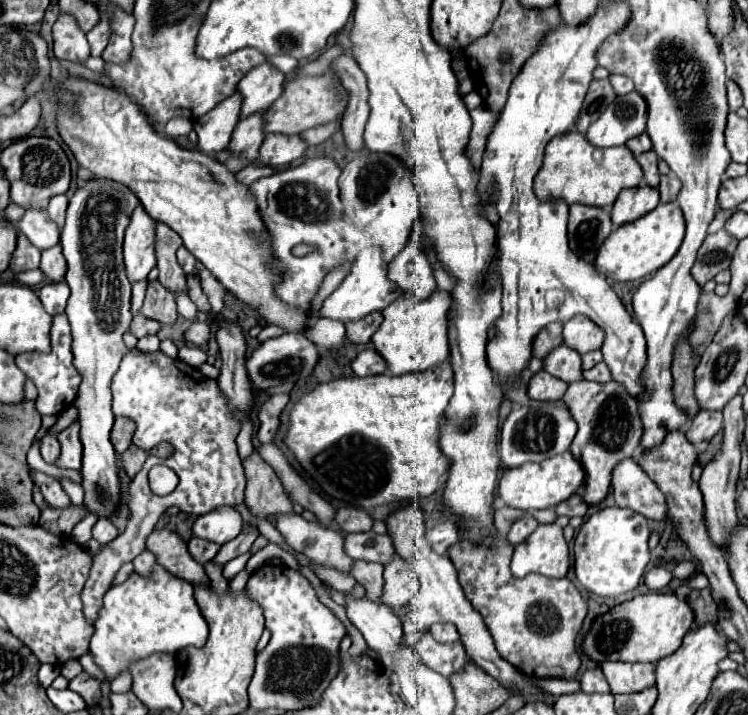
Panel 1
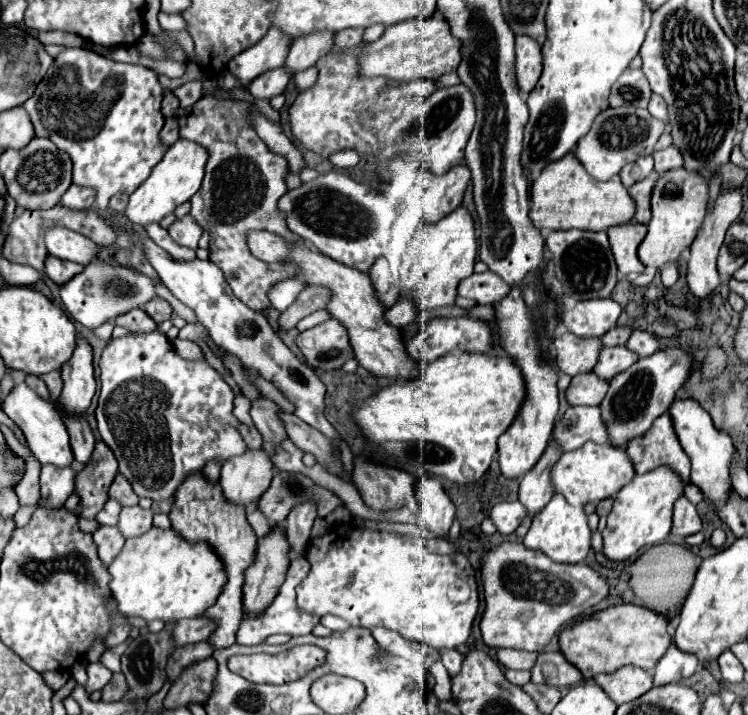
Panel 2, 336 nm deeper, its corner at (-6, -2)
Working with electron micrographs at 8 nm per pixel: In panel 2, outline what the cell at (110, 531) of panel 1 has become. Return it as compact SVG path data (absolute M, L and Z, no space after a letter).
M140 505L122 507L116 527L124 535L124 539L140 537L140 535L144 535L144 533L148 533L152 529L152 517L154 517L154 513L142 509Z

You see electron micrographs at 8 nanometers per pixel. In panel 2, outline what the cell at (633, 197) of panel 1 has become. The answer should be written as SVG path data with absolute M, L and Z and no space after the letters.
M622 223L622 227L610 227L608 237L610 237L610 247L618 265L618 271L622 275L638 273L644 271L644 265L640 263L636 249L646 237L646 225L644 223Z

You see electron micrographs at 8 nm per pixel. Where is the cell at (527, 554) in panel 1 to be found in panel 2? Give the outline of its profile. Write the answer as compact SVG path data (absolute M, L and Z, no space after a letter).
M554 495L550 503L532 519L524 545L528 549L540 549L556 563L582 563L590 551L590 527L584 509L568 505L562 495Z

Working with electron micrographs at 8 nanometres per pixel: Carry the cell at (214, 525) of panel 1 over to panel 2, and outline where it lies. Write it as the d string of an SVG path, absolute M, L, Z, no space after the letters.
M248 449L244 455L228 459L222 465L220 475L224 499L232 505L242 507L258 501L260 495L264 495L264 491L270 487L272 469L274 465L272 461L268 461L268 455L262 449Z

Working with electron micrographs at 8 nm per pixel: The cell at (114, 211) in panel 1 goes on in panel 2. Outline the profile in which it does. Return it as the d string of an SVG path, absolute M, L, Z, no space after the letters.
M172 117L166 119L166 123L164 123L162 131L160 131L160 141L162 141L166 147L178 141L178 125L176 125L176 119L172 119Z

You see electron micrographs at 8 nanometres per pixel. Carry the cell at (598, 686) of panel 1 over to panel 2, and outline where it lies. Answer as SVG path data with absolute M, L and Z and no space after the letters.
M540 653L532 667L532 683L544 683L554 687L572 687L584 683L584 675L578 667L568 663L562 653Z

